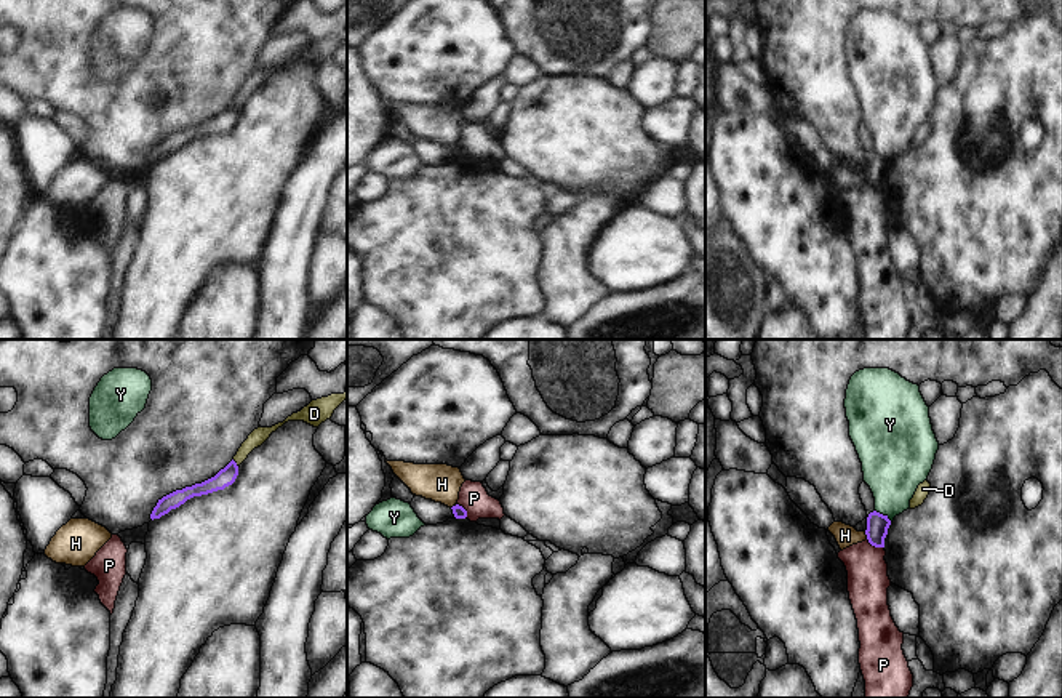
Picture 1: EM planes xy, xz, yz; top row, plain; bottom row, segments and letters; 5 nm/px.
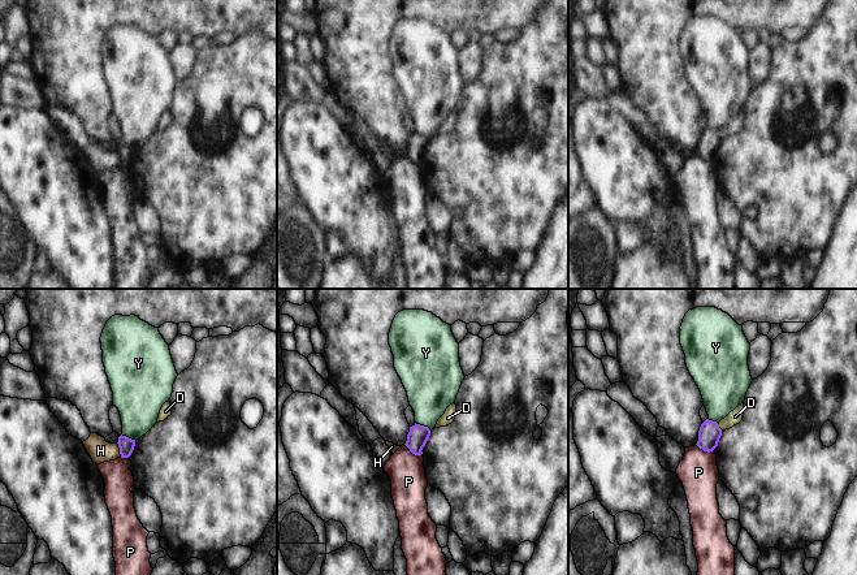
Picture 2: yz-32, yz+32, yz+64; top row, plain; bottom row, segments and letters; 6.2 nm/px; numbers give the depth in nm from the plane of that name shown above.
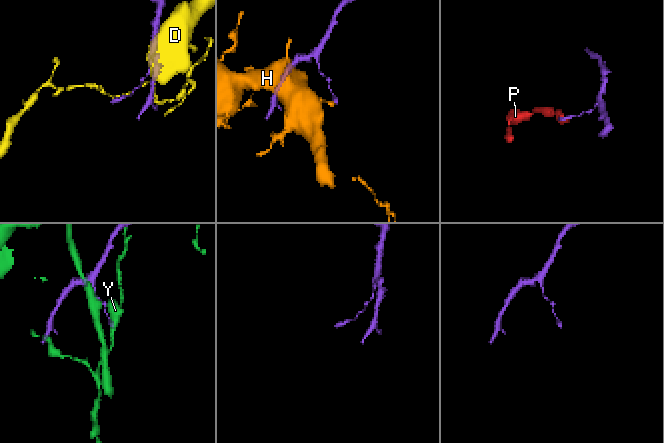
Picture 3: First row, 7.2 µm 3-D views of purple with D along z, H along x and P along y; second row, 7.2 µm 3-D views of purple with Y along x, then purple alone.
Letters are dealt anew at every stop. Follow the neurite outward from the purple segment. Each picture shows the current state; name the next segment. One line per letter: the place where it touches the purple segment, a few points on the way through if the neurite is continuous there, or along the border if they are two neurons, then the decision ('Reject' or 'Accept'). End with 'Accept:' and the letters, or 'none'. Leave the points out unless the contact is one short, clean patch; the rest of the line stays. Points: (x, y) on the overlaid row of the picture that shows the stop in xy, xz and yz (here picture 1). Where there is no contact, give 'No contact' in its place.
D: Touches purple at xy (235, 463). Reject
H: Touches purple at yz (866, 533). Boundary: yz (864, 532), (867, 538). Reject
P: Touches purple at yz (875, 546). Boundary: yz (867, 538), (872, 545), (883, 548). Reject
Y: Touches purple at yz (882, 514). Boundary: yz (875, 509), (891, 521). Reject
Accept: none

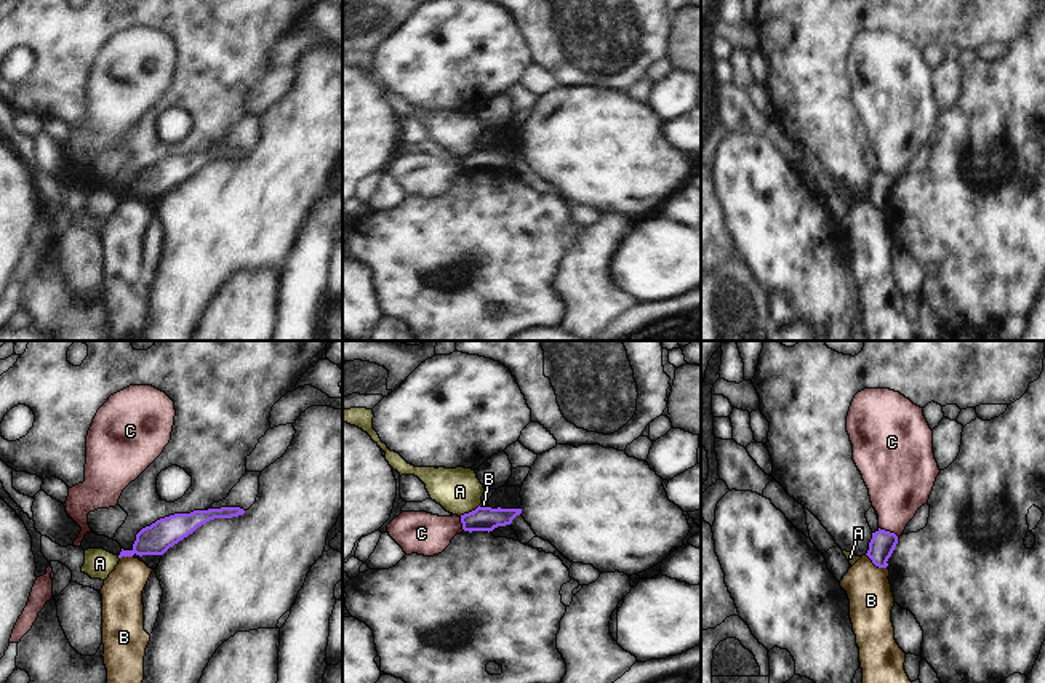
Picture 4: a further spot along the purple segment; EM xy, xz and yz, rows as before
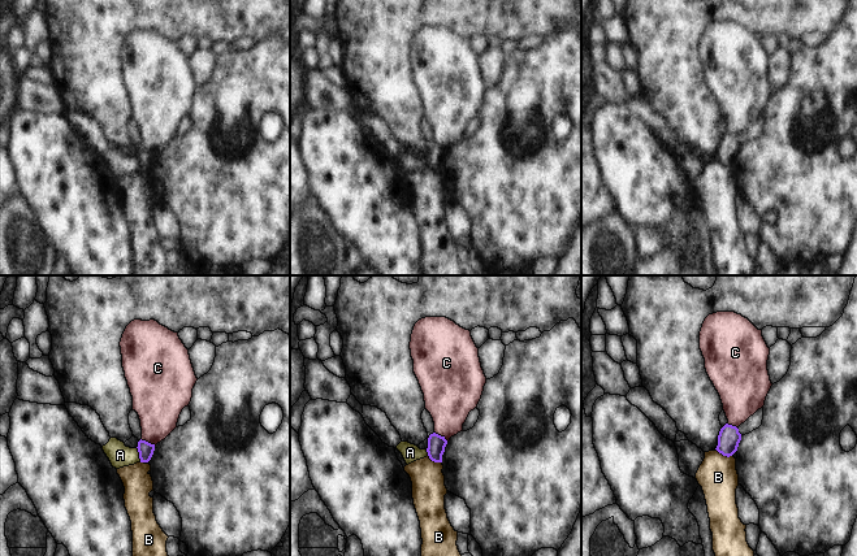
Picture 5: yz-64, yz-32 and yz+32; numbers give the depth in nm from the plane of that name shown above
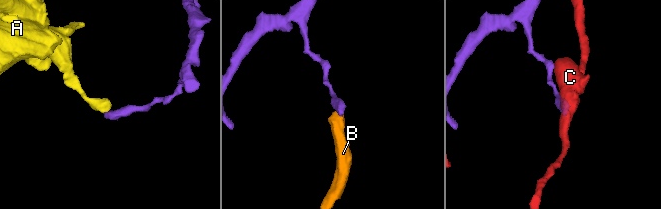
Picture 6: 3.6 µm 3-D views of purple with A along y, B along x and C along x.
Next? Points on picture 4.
A: Touches purple at xz (469, 512). Boundary: xz (479, 504), (460, 515). Reject
B: Touches purple at yz (876, 565). Boundary: yz (866, 554), (876, 565), (887, 567). Reject
C: Touches purple at yz (888, 531). Boundary: yz (879, 527), (898, 536). Reject
Accept: none

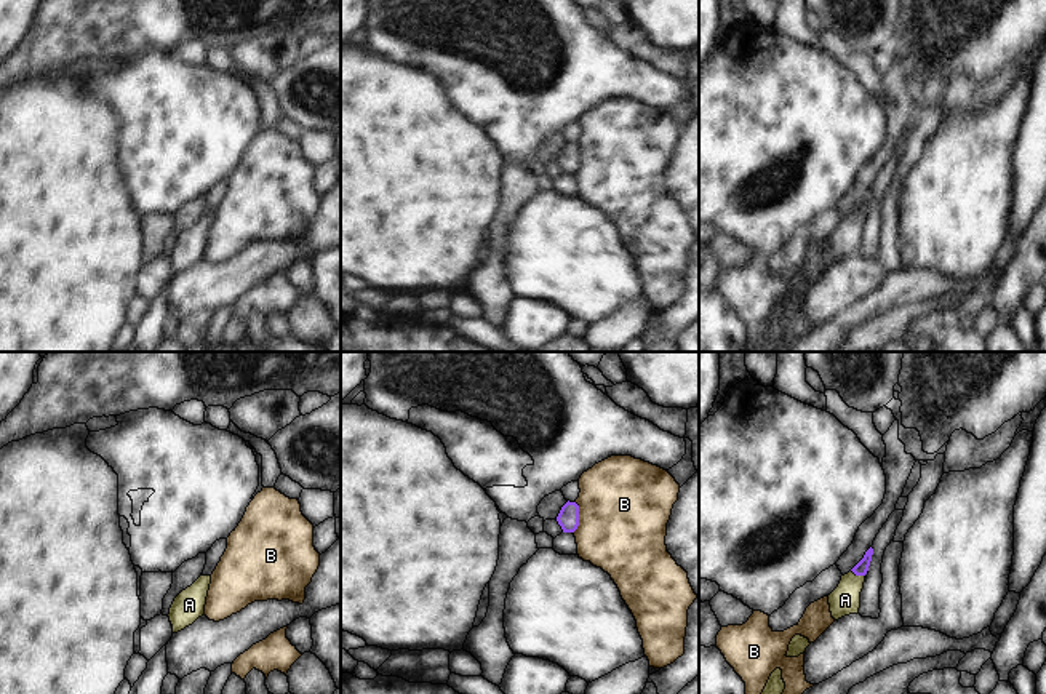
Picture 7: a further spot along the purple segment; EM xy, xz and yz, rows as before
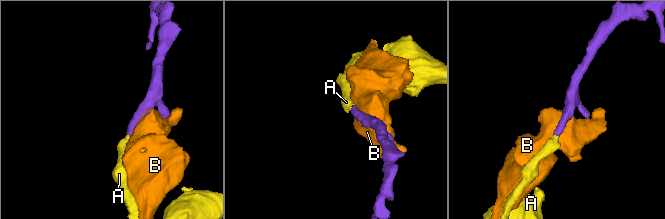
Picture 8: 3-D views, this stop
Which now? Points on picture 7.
A: Touches purple at yz (858, 574). Path across: yz (861, 568), (858, 574), (845, 600). Accept
B: Touches purple at xz (578, 518). Reject
Accept: A

